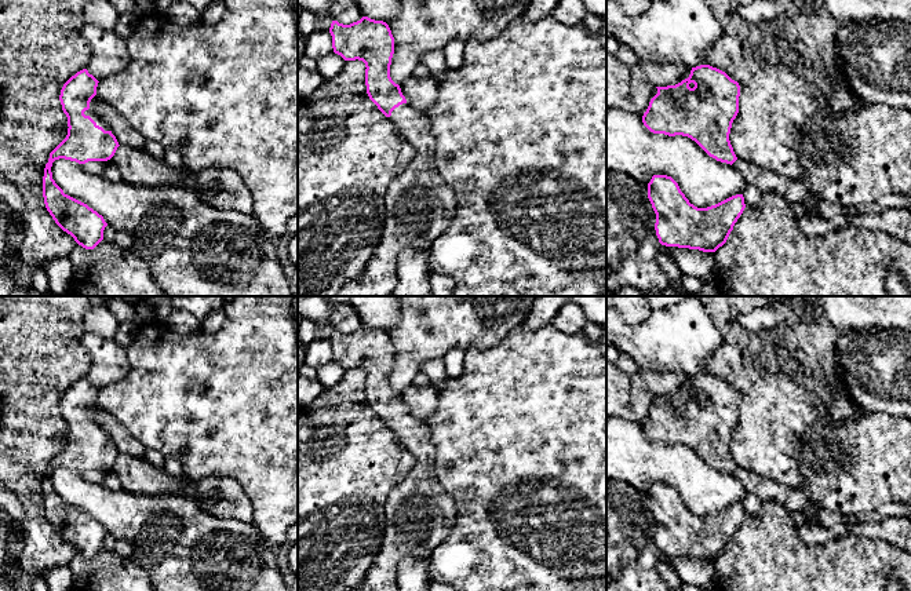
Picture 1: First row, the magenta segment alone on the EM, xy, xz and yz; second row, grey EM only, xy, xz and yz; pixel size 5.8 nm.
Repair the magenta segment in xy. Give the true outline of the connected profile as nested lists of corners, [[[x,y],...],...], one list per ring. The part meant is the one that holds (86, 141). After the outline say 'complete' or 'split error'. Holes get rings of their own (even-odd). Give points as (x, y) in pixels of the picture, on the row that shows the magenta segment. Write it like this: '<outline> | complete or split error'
[[[83,69],[63,84],[59,101],[68,117],[68,135],[50,153],[43,176],[47,211],[55,223],[85,249],[94,249],[103,240],[108,223],[87,204],[65,194],[52,179],[51,167],[59,158],[79,164],[108,161],[120,146],[103,117],[91,107],[91,99],[98,98],[98,83]]] | split error

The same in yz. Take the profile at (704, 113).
[[[710,65],[692,68],[688,79],[675,85],[656,87],[657,94],[651,99],[646,112],[642,116],[644,125],[653,134],[668,136],[682,135],[695,141],[710,157],[717,161],[733,164],[737,157],[729,141],[732,123],[739,113],[740,85],[725,72]]] | complete

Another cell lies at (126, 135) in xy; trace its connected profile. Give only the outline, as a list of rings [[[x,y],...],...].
[[[99,96],[91,99],[91,107],[103,117],[105,123],[110,127],[112,134],[116,136],[119,145],[145,149],[146,139]]]

